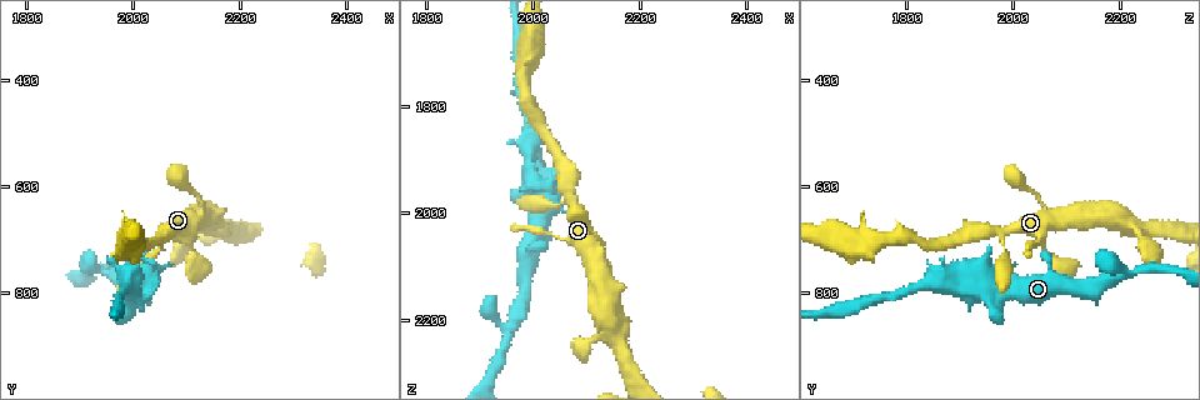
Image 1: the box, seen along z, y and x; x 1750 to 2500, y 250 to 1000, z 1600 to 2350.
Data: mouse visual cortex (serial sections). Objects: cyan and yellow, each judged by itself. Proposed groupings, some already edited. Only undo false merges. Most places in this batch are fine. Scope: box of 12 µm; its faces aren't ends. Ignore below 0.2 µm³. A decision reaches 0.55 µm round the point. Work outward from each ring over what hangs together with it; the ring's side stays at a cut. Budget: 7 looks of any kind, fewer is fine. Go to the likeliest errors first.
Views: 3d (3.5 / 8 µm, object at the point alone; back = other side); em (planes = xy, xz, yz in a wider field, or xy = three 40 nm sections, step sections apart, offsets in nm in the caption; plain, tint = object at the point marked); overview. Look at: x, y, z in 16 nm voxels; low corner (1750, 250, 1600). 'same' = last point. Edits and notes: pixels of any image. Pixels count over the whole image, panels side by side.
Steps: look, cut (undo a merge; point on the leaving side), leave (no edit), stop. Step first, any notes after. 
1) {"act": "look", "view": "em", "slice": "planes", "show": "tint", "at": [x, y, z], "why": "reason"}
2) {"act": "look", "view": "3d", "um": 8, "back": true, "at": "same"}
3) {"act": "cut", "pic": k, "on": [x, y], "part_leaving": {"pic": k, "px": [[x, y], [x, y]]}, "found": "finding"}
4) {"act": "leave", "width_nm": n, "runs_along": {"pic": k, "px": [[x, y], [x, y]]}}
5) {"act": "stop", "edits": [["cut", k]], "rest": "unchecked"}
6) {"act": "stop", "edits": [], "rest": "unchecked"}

{"act": "look", "view": "3d", "um": 3.5, "at": [2045, 715, 1980], "why": "a narrow waist"}

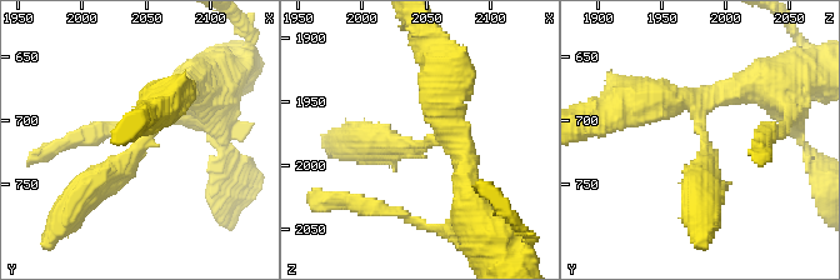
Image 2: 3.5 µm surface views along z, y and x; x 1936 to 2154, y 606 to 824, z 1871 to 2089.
{"act": "look", "view": "em", "slice": "xy", "step": 1, "show": "tint", "at": [2046, 716, 1986], "why": "need the tissue"}

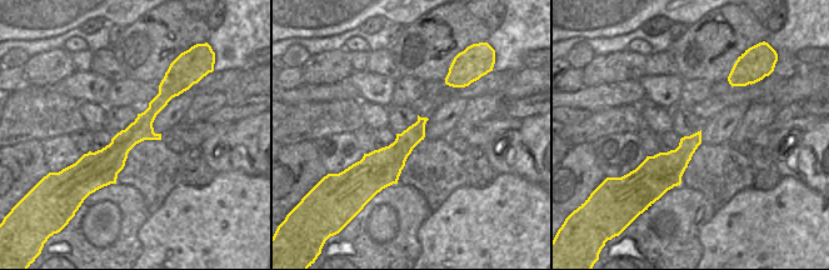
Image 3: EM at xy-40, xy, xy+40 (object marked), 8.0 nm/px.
{"act": "look", "view": "em", "slice": "planes", "show": "tint", "at": "same"}

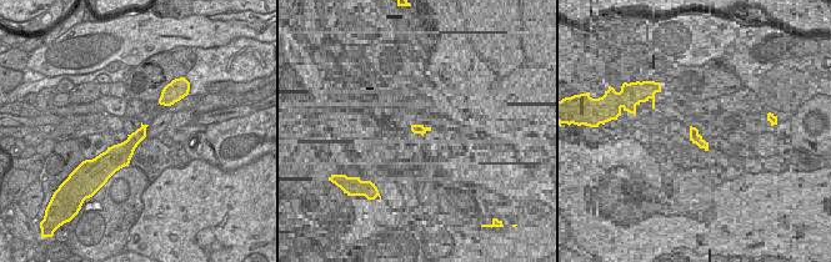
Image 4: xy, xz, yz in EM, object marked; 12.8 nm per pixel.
{"act": "leave", "runs_along": {"pic": 2, "px": [[186, 91], [118, 169], [79, 199]]}, "found": "all the same cell"}

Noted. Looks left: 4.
{"act": "look", "view": "3d", "um": 3.5, "at": [2135, 635, 2060], "why": "abrupt turn"}

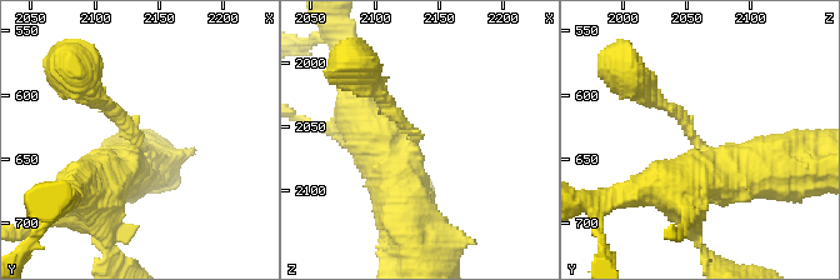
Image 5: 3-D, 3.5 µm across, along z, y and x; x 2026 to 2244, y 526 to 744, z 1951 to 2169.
{"act": "look", "view": "em", "slice": "xy", "step": 2, "show": "tint", "at": [2132, 640, 2058], "arm_widths_nm": [150, 600]}

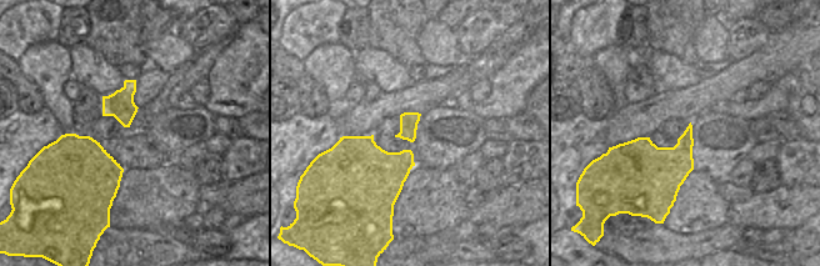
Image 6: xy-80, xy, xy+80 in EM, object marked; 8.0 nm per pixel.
{"act": "leave", "runs_along": {"pic": 5, "px": [[689, 183], [720, 175], [679, 114], [650, 98]]}, "found": "all the same cell"}

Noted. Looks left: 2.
{"act": "look", "view": "3d", "um": 3.5, "at": [1960, 770, 2220], "why": "sharp bend"}

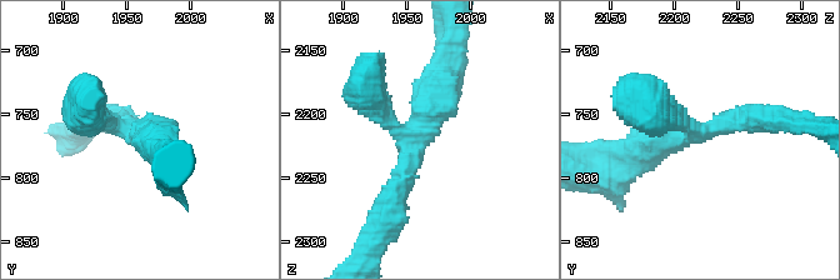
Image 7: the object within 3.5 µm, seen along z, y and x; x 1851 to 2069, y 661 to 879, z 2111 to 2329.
{"act": "look", "view": "em", "slice": "xy", "step": 5, "show": "tint", "at": [1956, 764, 2220], "why": "now the EM"}

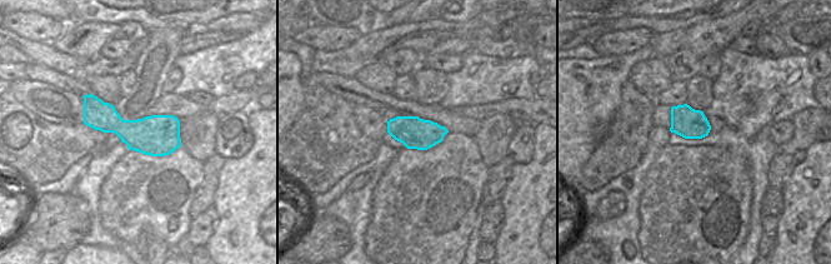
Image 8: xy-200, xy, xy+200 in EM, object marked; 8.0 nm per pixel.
{"act": "leave", "found": "continuous, no second cell"}

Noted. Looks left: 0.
{"act": "stop", "edits": [], "rest": "unchecked"}

